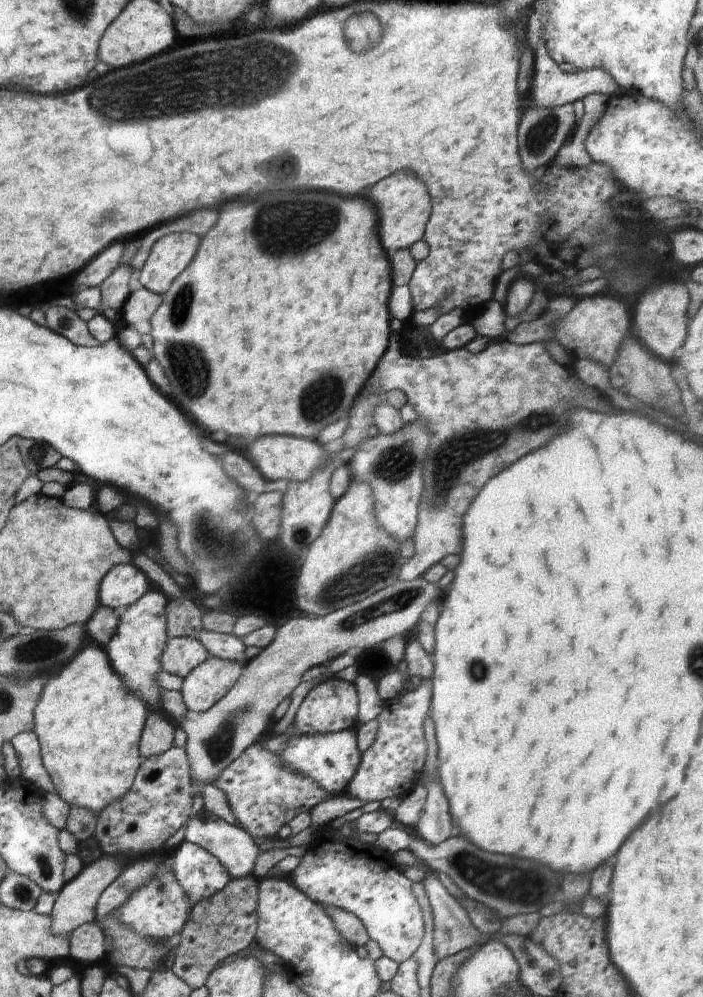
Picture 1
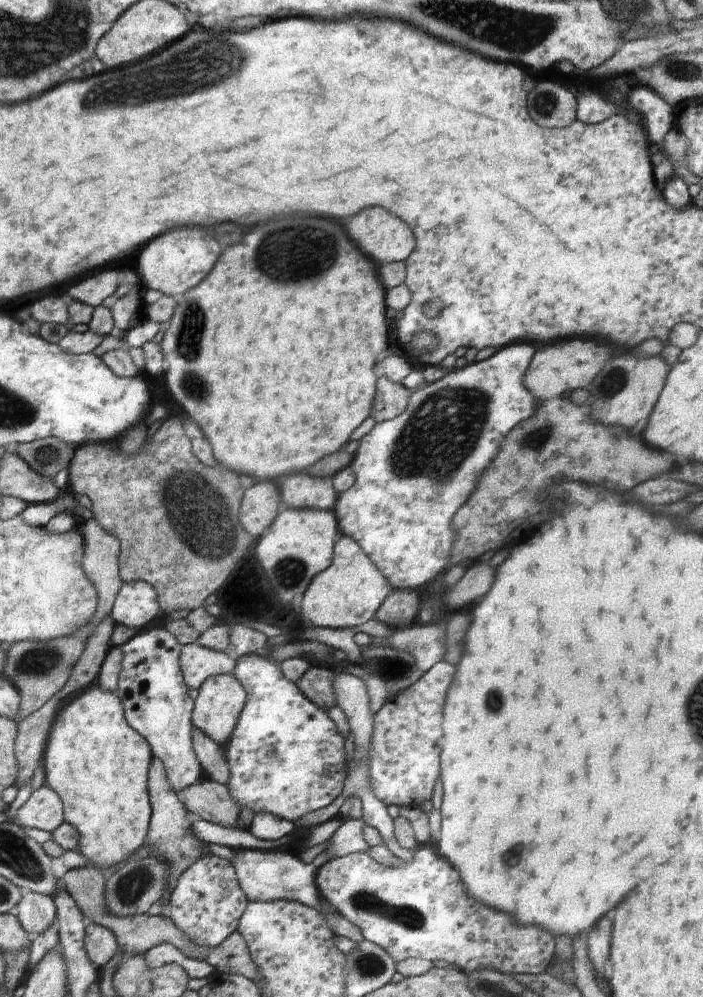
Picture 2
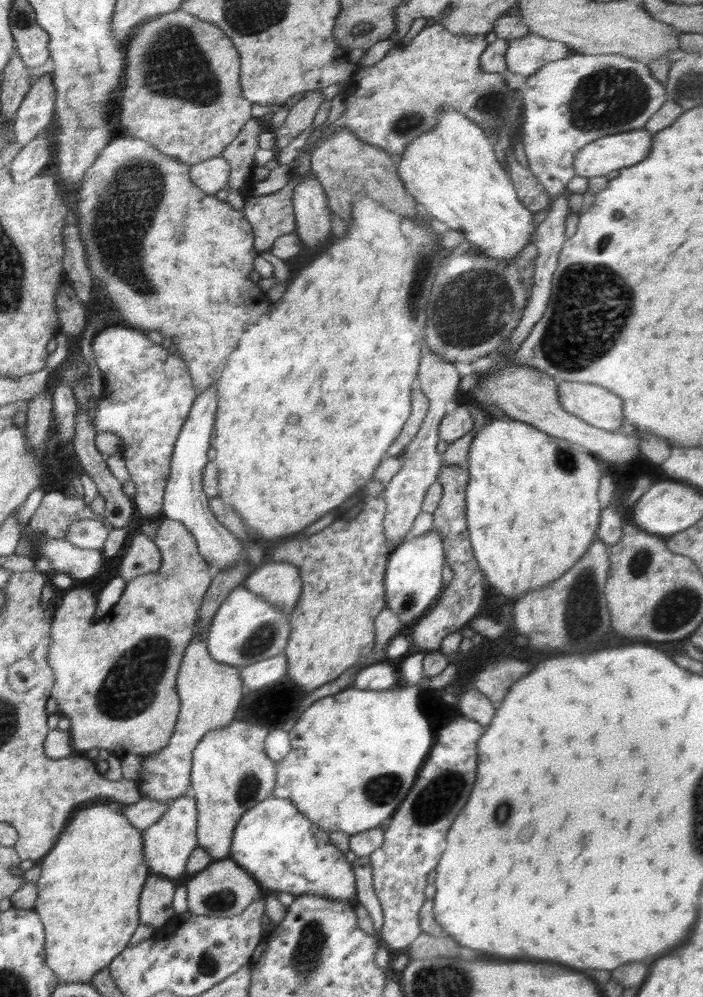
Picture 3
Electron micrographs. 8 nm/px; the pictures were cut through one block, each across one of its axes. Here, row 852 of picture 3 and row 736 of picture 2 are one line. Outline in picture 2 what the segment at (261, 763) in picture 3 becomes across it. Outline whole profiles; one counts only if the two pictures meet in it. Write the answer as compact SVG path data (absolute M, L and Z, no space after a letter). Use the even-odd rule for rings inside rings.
M233 674L209 676L198 689L198 696L194 701L192 724L206 736L215 740L220 746L225 746L236 726L238 717L247 699L245 688Z

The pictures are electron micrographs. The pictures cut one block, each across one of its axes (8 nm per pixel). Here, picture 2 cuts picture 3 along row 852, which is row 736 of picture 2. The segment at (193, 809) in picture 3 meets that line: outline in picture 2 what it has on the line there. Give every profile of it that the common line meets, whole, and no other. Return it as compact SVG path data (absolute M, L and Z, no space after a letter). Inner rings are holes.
M152 626L138 630L134 638L121 647L122 670L115 692L123 701L127 723L145 737L154 757L165 764L165 771L176 796L198 782L201 764L193 749L191 730L194 701L188 695L179 656L182 645L165 628Z

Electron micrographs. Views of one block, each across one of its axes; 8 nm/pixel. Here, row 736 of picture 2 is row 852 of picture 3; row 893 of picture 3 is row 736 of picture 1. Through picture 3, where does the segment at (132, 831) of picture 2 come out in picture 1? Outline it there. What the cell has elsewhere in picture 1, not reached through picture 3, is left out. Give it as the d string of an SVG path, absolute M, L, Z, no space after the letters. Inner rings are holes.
M87 641L72 660L51 673L49 678L33 730L40 743L43 765L54 784L54 793L71 807L86 808L99 818L102 811L131 790L142 766L139 743L147 722L146 704L115 672L105 649L91 641Z

